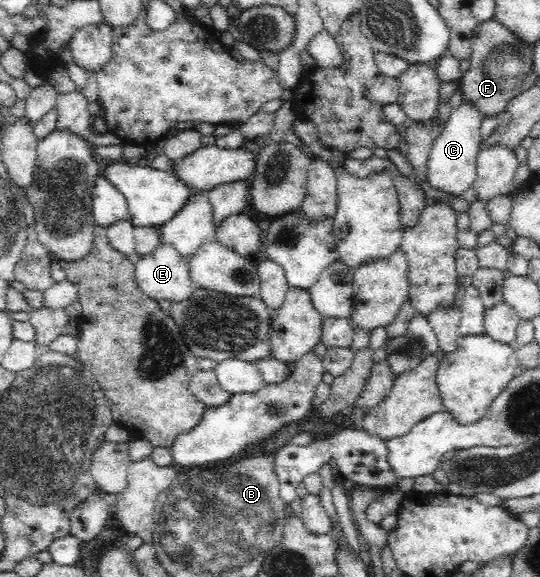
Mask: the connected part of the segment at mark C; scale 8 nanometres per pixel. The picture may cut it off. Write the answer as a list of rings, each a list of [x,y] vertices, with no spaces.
[[[462,103],[456,110],[452,110],[444,128],[433,140],[431,151],[423,176],[434,192],[442,192],[448,196],[462,196],[468,188],[473,187],[475,179],[475,156],[482,140],[478,127],[482,118],[466,103]]]

